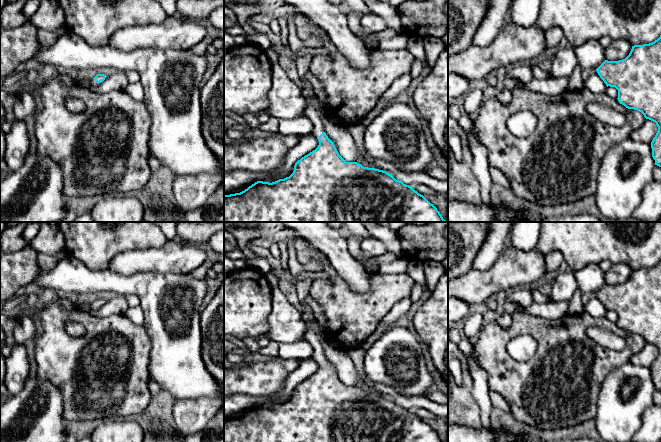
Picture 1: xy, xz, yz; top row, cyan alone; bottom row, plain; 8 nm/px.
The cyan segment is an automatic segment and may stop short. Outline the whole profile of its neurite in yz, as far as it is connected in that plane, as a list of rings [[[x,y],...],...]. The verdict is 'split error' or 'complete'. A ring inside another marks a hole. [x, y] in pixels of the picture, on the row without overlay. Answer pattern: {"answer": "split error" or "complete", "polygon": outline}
{"answer": "complete", "polygon": [[[661,259],[652,267],[632,270],[623,284],[605,284],[596,295],[607,311],[618,314],[620,328],[641,336],[646,343],[656,347],[658,355],[651,366],[652,381],[655,389],[661,391]]]}

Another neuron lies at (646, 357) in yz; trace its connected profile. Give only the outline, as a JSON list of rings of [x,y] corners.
[[[646,343],[644,348],[640,352],[635,353],[631,357],[630,362],[633,363],[634,365],[642,365],[651,368],[657,355],[658,351],[656,347],[649,343]]]

